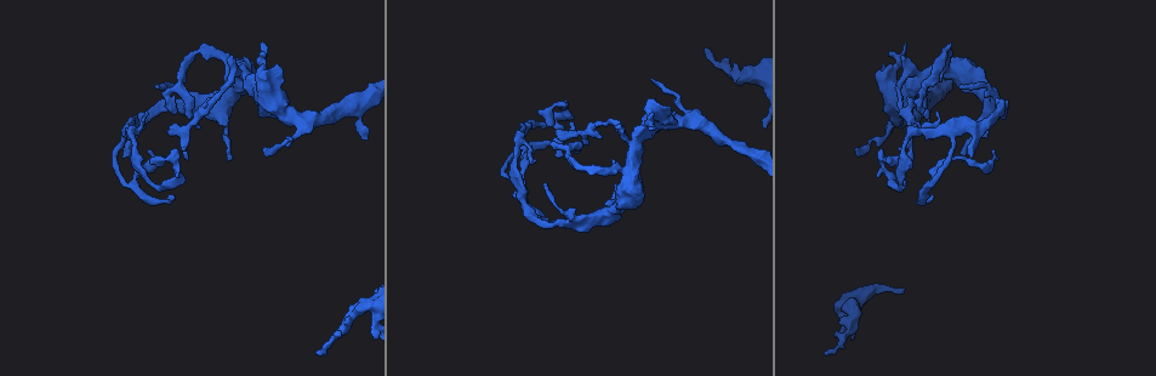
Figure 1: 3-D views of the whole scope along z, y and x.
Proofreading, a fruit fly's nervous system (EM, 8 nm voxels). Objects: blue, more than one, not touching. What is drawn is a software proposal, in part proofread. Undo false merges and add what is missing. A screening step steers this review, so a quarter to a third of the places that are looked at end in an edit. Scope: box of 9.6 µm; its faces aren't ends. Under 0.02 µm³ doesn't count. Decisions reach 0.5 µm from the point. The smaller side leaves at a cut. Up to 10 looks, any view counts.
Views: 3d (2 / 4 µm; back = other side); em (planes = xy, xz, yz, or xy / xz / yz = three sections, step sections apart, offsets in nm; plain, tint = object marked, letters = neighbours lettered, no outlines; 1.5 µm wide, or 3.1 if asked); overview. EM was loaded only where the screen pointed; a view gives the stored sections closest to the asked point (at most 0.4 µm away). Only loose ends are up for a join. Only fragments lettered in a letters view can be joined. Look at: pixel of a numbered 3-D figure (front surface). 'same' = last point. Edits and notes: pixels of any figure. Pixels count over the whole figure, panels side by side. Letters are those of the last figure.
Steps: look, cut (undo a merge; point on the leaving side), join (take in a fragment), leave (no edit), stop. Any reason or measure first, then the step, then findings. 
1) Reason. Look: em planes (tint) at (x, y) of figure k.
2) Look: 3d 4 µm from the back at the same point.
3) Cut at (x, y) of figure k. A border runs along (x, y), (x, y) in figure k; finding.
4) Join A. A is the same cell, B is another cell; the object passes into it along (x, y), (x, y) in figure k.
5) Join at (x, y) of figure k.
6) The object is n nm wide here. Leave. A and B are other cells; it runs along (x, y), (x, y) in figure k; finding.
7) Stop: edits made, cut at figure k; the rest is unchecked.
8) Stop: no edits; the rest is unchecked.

An open end. Look: em xz step 4 (tint) at (905, 45) of figure 1.

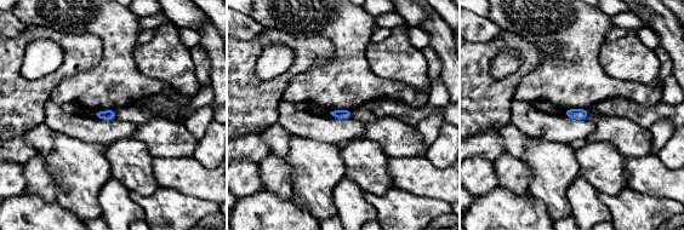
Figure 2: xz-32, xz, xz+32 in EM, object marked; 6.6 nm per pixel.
Look: em planes (letters) at the same point.

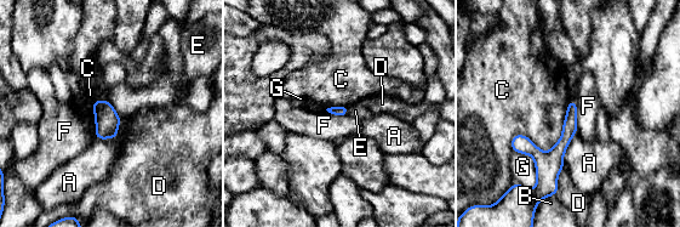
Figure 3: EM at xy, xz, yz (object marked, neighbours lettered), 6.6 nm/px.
Leave. A, B, C, D, E, F and G are other cells; a border runs along (91, 103), (96, 137) in figure 3; none of them fits.

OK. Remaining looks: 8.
Branch stops here. Look: 3d 2 µm at (318, 353) of figure 1.

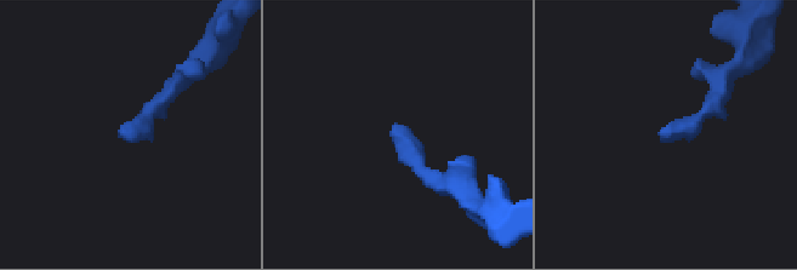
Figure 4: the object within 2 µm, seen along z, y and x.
Shape alone is not enough. Look: em xy step 4 (tint) at (118, 135) of figure 4.

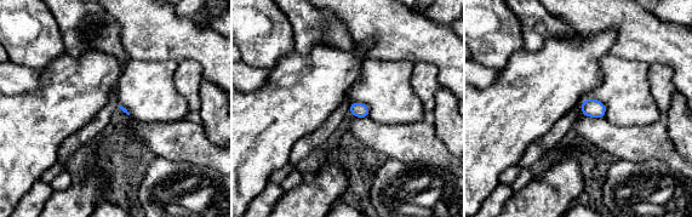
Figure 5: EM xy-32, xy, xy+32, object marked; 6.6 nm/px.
Look: em planes (letters) at the same point.

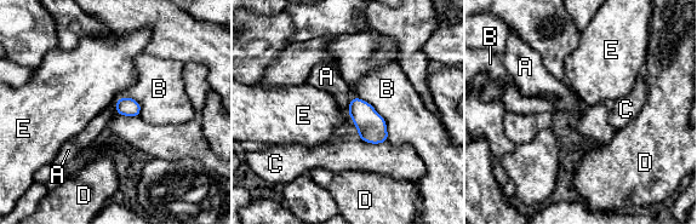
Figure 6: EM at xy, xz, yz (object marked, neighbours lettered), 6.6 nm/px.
The longest contact is with B, 360 nm. Leave. A, B, C, D and E are other cells; a border runs along (350, 99), (347, 112) in figure 6; no lettered fragment goes on from it.

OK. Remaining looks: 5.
Tapers out. Look: em xz step 4 (tint) at (932, 140) of figure 1.

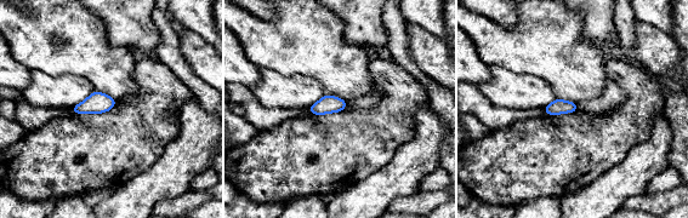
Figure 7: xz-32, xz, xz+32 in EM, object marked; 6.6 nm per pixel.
Look: em planes (letters) at the same point.

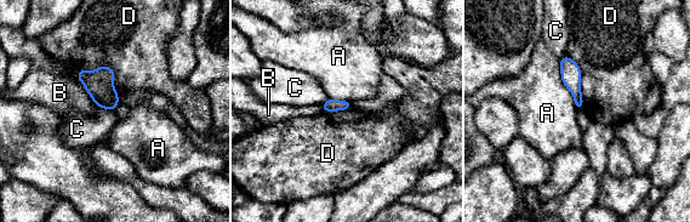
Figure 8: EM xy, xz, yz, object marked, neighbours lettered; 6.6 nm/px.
Leave. A, B, C and D are other cells; a border runs along (98, 107), (113, 110) in figure 8; no lettered fragment goes on from it.

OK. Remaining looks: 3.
Sudden change in width. Look: em planes (tint) at (579, 221) of figure 1.

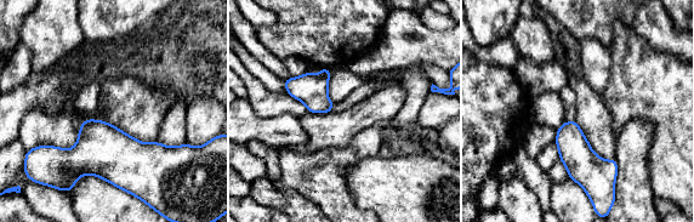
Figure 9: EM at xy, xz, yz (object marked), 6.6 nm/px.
Look: em planes (letters) at the same point.

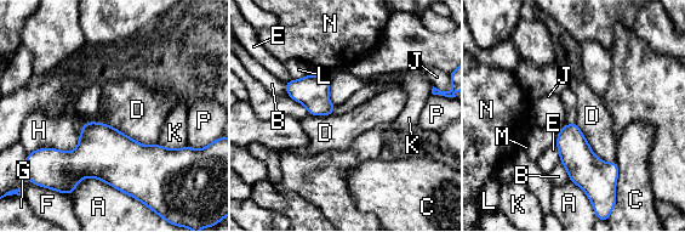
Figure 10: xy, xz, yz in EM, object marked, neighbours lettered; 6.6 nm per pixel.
The longest contact is with A, 700 nm. Leave. A, B, C, D, E, F, G, H, J, K, L, M, N and P are other cells; continuous, no second cell.

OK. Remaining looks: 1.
Stop: no edits; the rest is unchecked.

